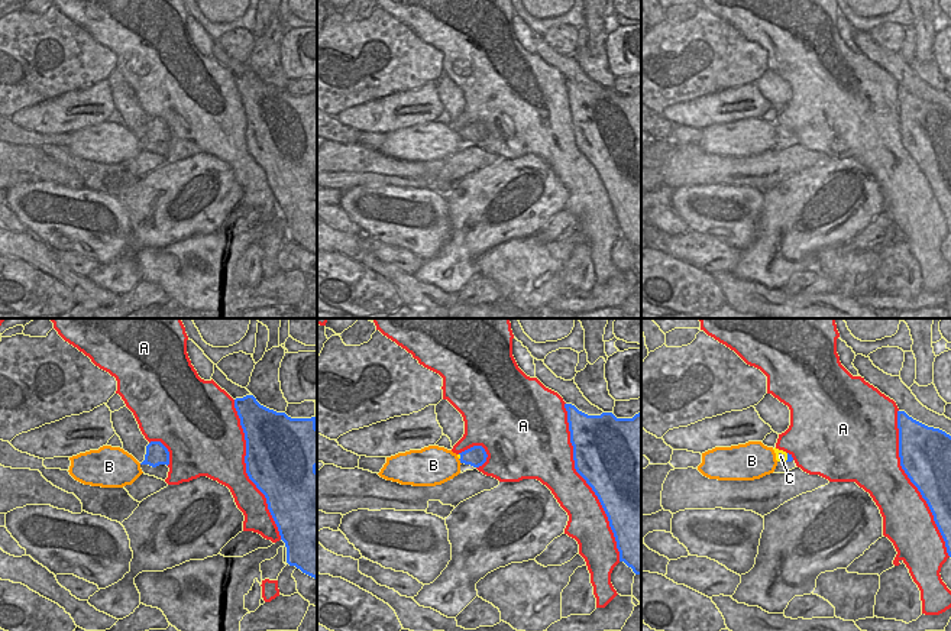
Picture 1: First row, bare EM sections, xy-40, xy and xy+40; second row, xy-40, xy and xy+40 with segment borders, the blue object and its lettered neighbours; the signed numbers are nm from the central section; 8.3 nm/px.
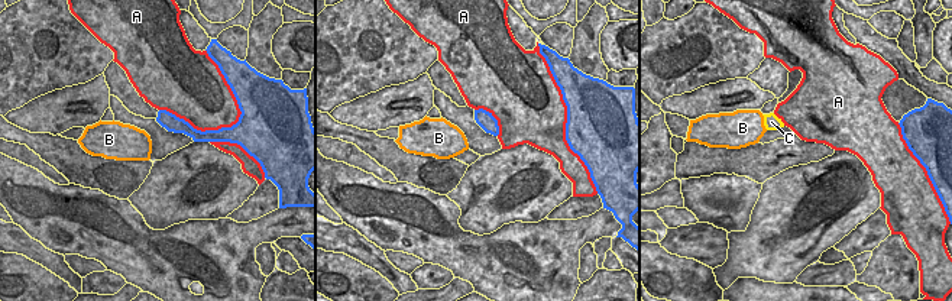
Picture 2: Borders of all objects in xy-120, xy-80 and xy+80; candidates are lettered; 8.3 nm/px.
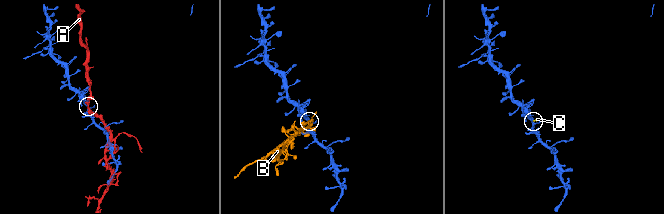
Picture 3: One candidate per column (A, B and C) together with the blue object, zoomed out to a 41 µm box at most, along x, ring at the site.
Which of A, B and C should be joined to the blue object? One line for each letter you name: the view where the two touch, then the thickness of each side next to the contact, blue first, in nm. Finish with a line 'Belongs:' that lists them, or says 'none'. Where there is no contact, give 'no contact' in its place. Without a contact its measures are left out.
Belongs: none

